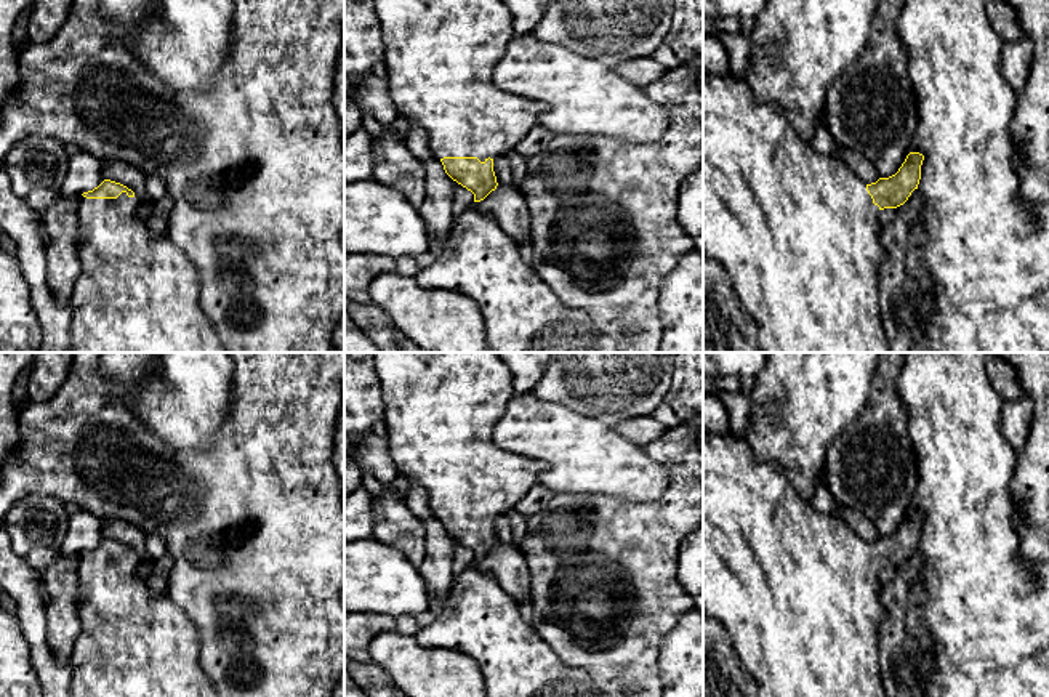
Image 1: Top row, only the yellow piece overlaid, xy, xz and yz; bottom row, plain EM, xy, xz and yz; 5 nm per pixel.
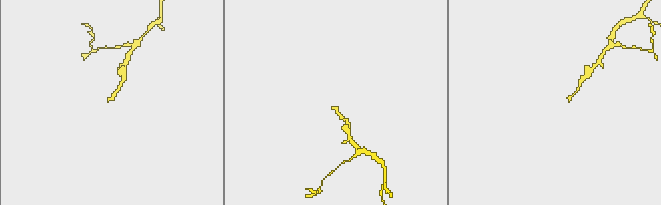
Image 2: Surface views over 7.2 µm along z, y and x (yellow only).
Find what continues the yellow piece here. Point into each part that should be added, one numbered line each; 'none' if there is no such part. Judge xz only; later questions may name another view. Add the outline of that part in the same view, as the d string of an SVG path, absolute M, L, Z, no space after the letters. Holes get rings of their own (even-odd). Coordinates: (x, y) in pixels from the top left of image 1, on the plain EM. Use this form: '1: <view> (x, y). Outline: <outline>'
1: xz (441, 409). Outline: M372 353L372 356L384 401L383 420L391 458L410 485L418 484L424 489L429 510L437 519L444 516L495 519L516 506L549 468L546 461L519 457L493 441L493 428L516 396L512 372L500 353Z

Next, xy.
1: xy (133, 643). Outline: M122 551L117 558L77 559L77 615L80 633L70 655L70 697L218 697L199 660L199 631L167 593L155 594L138 575L139 556Z

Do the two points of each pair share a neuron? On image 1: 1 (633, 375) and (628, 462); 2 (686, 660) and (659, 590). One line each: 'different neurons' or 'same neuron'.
1: different neurons
2: different neurons

